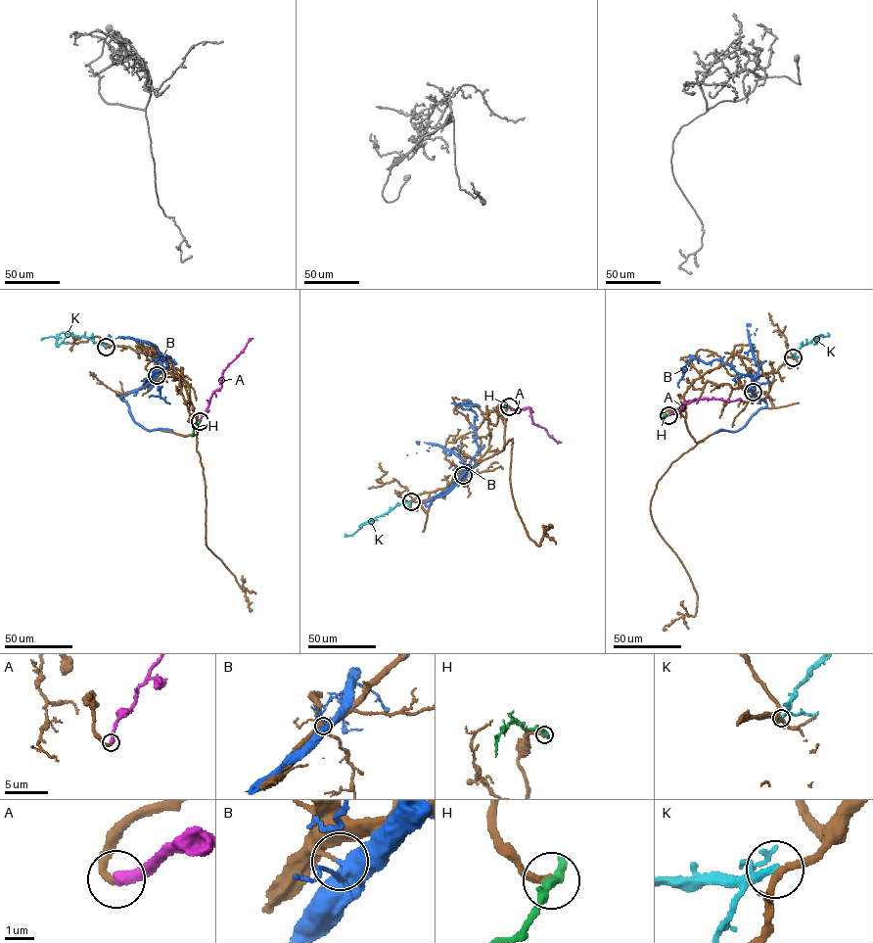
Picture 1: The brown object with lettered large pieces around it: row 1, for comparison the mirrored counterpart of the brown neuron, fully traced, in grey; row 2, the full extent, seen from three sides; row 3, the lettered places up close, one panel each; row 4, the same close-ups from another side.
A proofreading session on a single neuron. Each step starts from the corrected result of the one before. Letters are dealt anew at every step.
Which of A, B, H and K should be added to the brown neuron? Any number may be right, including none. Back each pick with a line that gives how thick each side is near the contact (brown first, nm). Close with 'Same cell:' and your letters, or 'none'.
A: 260 nm thick on the brown side, 360 nm on the other
Same cell: A

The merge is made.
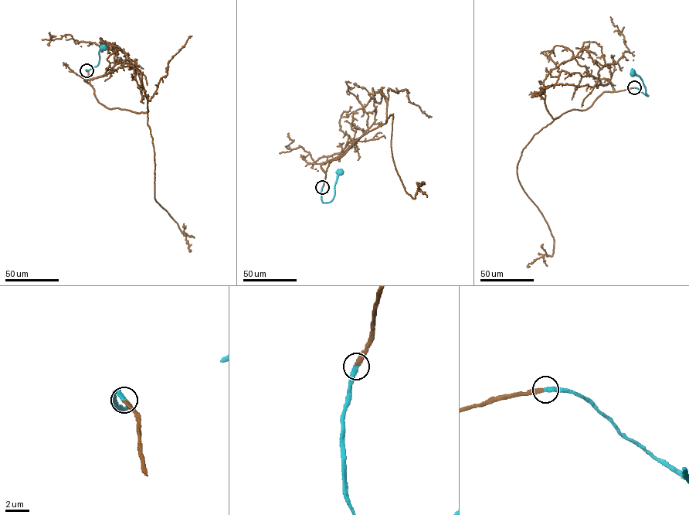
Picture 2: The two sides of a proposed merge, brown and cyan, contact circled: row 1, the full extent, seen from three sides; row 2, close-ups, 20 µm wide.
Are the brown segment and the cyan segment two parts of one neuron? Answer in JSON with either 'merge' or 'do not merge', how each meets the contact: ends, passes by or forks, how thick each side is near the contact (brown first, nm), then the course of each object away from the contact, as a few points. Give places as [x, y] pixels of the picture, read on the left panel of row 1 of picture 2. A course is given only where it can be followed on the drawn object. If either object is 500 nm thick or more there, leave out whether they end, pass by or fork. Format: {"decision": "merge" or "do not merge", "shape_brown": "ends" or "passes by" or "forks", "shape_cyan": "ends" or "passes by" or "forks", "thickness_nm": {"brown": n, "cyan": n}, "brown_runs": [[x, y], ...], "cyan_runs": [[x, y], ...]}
{"decision": "merge", "shape_brown": "ends", "shape_cyan": "ends", "thickness_nm": {"brown": 280, "cyan": 320}, "brown_runs": [[86, 70], [89, 83], [100, 103], [109, 109], [147, 113], [154, 148], [154, 199], [184, 232], [190, 250]], "cyan_runs": [[86, 70], [98, 64], [100, 49], [104, 46]]}

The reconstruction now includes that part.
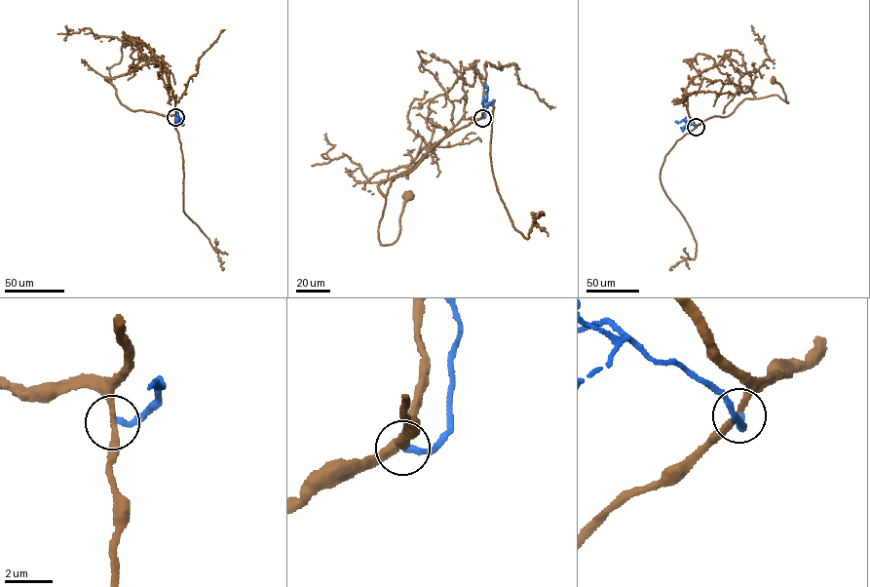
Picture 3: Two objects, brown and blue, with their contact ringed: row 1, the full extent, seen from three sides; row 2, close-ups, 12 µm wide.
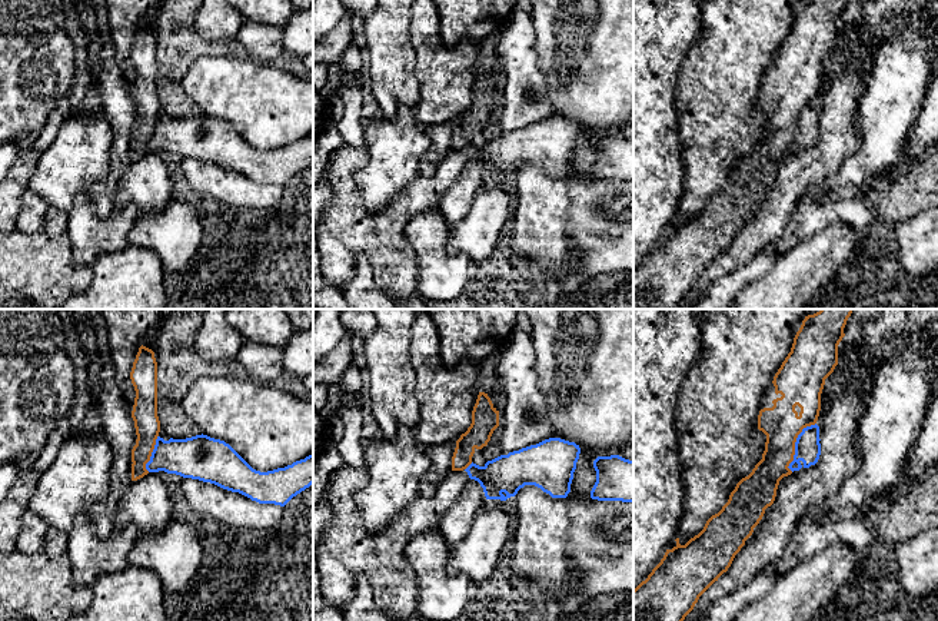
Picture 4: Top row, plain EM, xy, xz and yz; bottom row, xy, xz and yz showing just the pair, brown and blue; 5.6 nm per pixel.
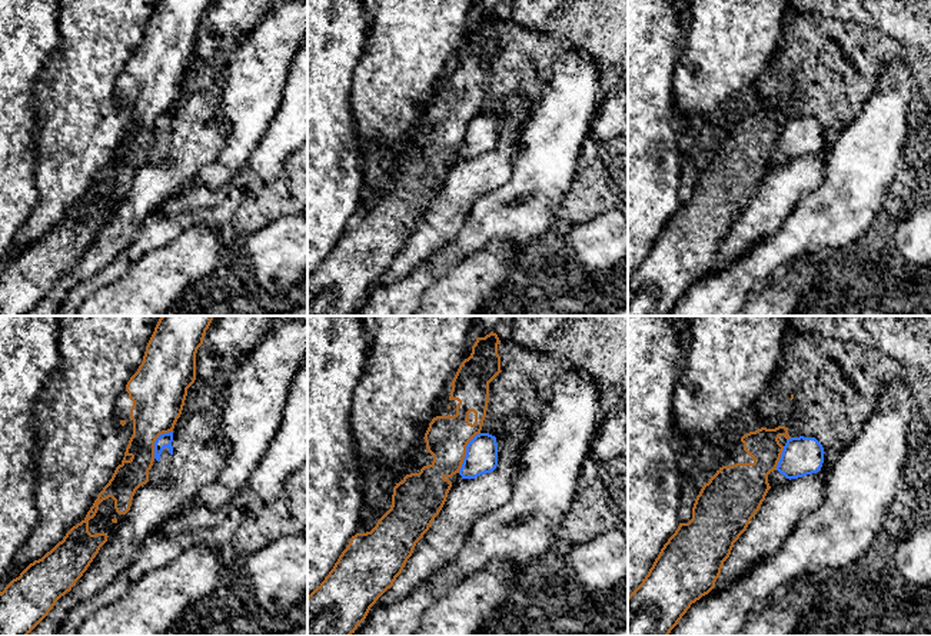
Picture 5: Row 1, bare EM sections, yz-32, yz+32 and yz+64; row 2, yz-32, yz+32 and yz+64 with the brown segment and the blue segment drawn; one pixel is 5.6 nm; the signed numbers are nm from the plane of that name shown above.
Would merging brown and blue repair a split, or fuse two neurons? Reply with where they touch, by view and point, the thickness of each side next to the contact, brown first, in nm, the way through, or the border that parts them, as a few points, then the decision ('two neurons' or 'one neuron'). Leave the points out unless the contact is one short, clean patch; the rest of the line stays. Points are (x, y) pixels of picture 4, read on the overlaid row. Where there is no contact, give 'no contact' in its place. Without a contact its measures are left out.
yz (794, 444) | 220/140 nm | along yz (815, 422), (798, 435), (794, 460), (788, 467), (791, 471) | two neurons

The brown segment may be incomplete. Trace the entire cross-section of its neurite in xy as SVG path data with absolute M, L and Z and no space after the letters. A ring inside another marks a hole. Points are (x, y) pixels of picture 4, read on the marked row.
M143 345L139 348L130 379L136 391L132 418L137 435L136 445L132 449L132 481L137 481L149 474L146 464L150 461L160 432L157 416L157 362L152 349Z

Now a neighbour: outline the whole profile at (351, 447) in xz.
M352 404L346 406L342 418L342 438L335 446L346 465L365 469L365 444L360 432L363 429L363 416L360 406Z

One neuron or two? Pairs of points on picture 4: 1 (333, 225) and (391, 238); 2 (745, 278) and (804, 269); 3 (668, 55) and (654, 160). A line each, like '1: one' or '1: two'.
1: one
2: two
3: one

